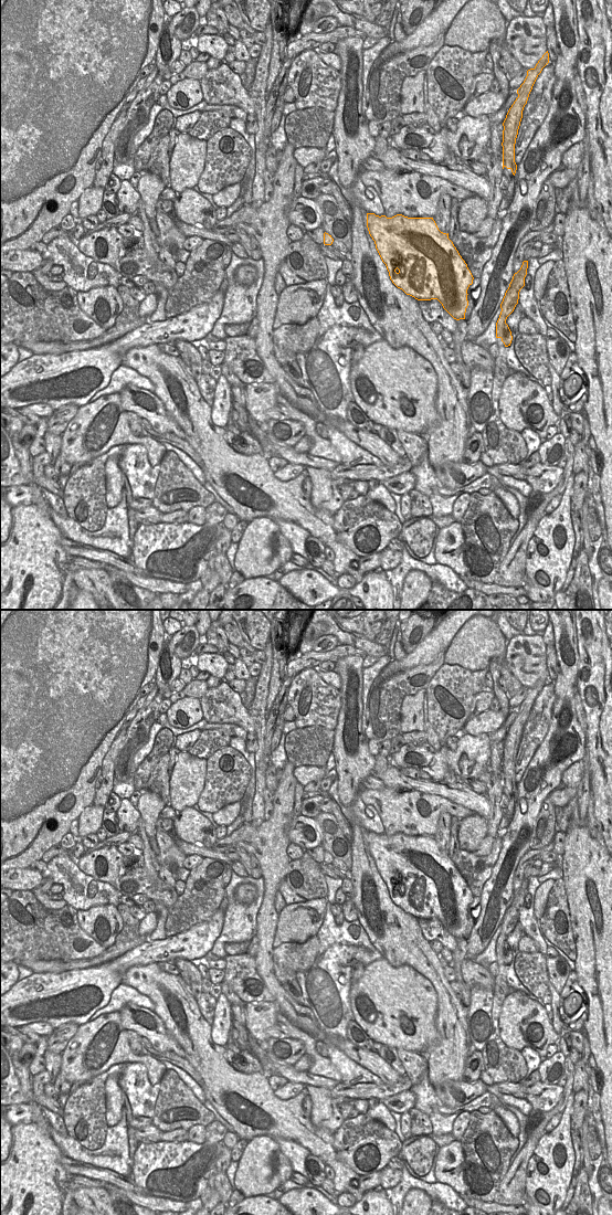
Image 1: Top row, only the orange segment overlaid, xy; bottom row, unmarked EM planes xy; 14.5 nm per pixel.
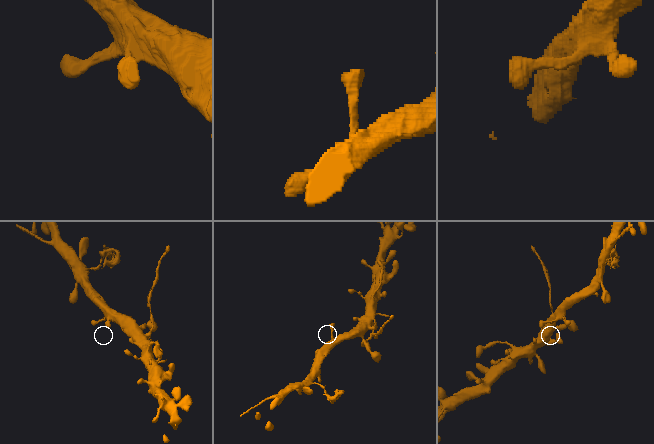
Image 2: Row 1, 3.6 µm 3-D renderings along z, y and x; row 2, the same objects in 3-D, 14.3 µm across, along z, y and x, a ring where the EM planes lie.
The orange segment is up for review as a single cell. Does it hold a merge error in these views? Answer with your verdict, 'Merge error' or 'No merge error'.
Merge error

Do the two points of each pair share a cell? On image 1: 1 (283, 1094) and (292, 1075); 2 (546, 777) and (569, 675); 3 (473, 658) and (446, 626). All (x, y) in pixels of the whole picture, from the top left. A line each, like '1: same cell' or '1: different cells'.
1: different cells
2: same cell
3: different cells

